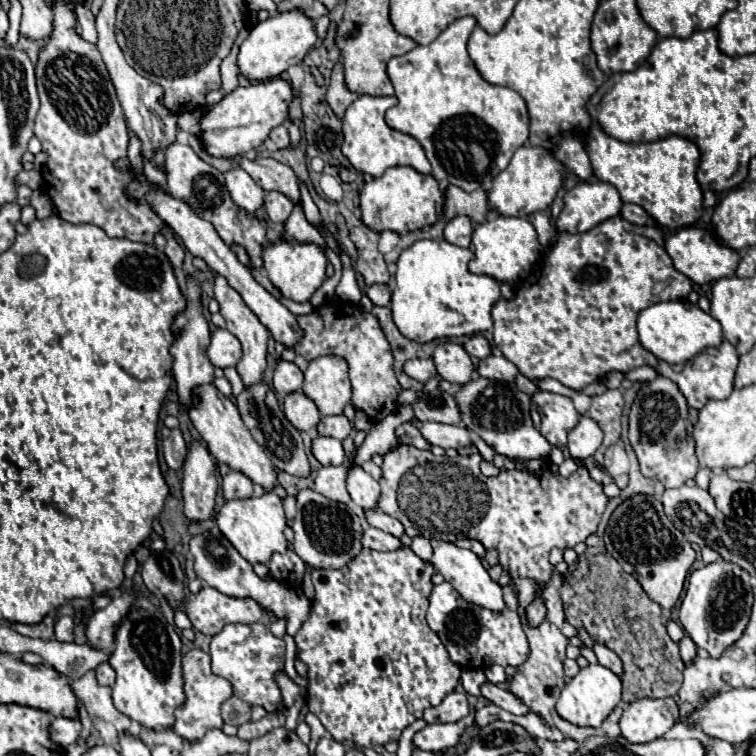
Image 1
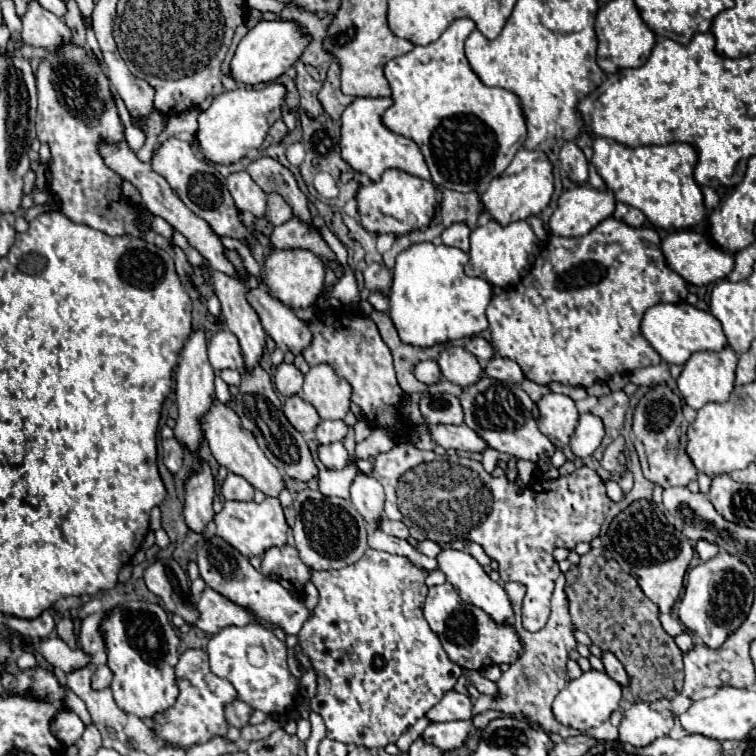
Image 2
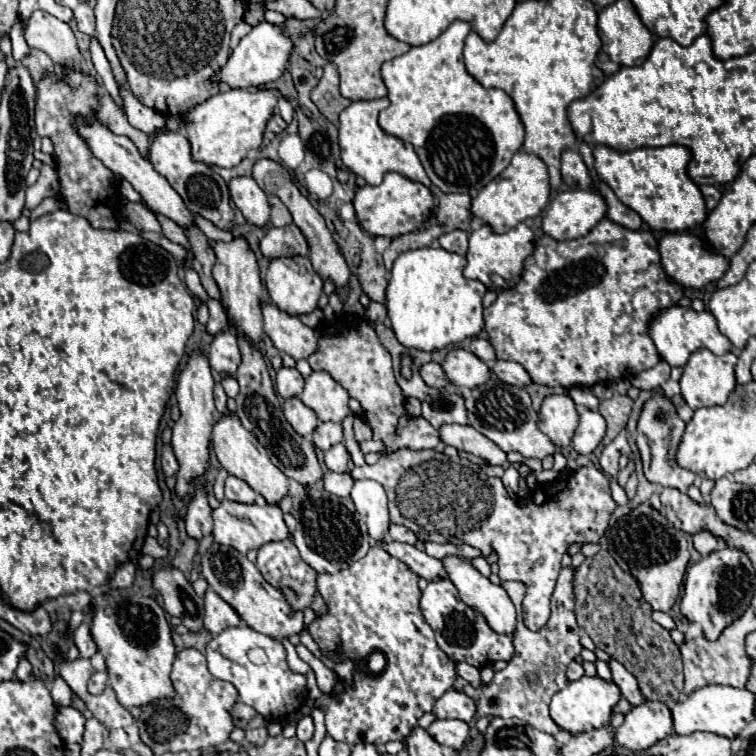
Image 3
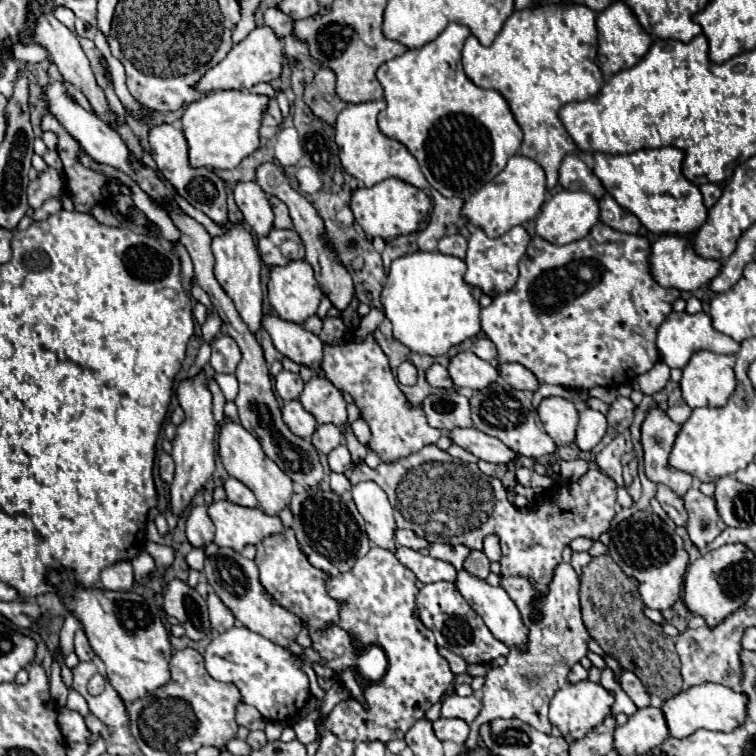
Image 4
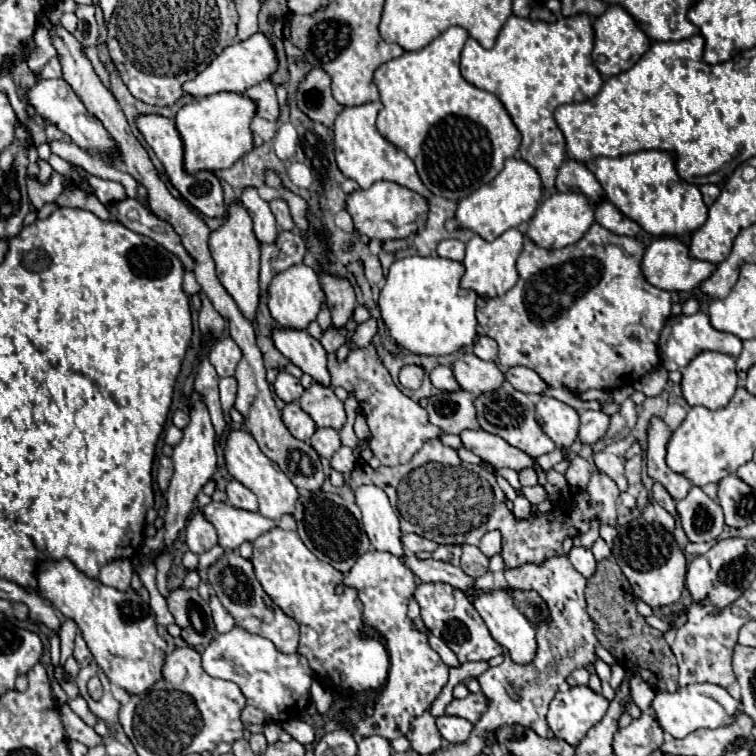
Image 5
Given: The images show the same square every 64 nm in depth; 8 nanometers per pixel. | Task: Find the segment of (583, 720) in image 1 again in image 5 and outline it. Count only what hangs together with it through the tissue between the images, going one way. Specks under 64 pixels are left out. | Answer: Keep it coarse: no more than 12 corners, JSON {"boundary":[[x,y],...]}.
{"boundary":[[560,690],[546,714],[556,738],[578,746],[604,718],[604,696]]}

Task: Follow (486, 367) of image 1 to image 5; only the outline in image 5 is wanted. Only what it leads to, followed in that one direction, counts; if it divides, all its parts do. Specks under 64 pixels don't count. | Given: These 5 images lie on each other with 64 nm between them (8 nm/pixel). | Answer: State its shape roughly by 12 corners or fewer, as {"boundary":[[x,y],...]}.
{"boundary":[[510,368],[506,380],[524,394],[544,394],[548,384],[530,368]]}

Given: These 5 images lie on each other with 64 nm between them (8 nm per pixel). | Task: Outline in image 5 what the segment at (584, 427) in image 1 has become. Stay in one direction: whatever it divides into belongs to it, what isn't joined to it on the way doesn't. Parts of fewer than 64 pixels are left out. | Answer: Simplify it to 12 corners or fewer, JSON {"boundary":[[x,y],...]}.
{"boundary":[[580,410],[580,442],[598,442],[610,424],[602,410]]}

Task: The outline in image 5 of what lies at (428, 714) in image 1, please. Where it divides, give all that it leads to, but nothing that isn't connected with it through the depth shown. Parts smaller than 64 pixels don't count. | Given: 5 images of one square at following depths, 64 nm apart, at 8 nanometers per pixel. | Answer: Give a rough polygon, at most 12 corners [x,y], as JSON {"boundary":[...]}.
{"boundary":[[468,694],[452,700],[446,714],[476,724],[488,708],[484,694]]}

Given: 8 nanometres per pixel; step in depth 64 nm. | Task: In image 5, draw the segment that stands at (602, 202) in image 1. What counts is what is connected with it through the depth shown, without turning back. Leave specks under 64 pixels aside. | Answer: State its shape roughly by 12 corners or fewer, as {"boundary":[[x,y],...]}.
{"boundary":[[556,192],[538,206],[526,236],[564,248],[594,224],[584,194]]}

